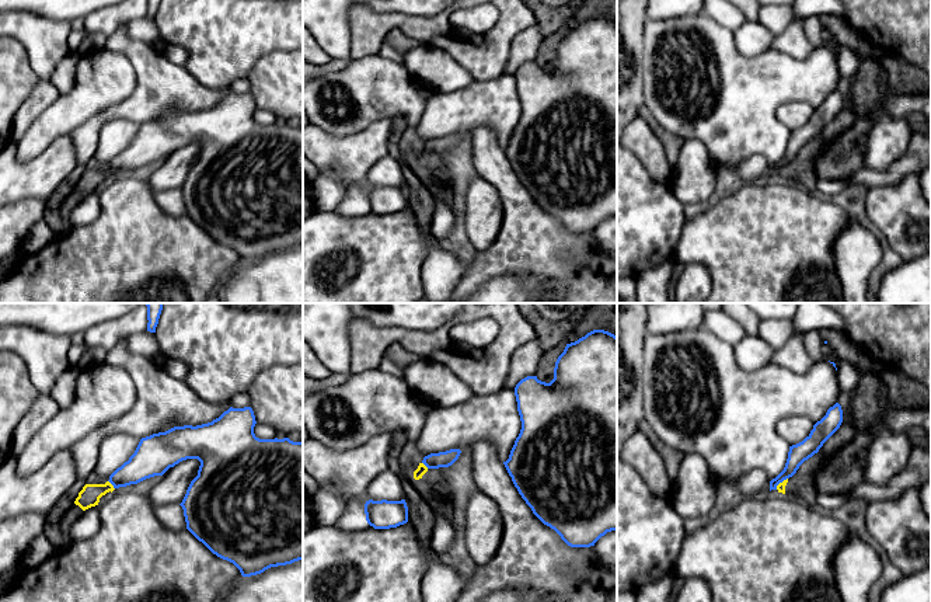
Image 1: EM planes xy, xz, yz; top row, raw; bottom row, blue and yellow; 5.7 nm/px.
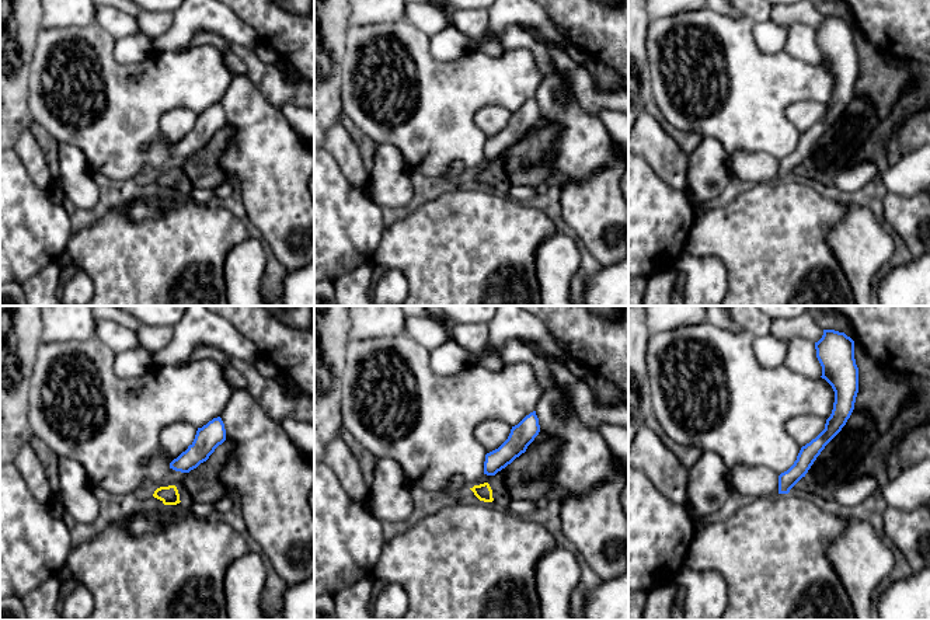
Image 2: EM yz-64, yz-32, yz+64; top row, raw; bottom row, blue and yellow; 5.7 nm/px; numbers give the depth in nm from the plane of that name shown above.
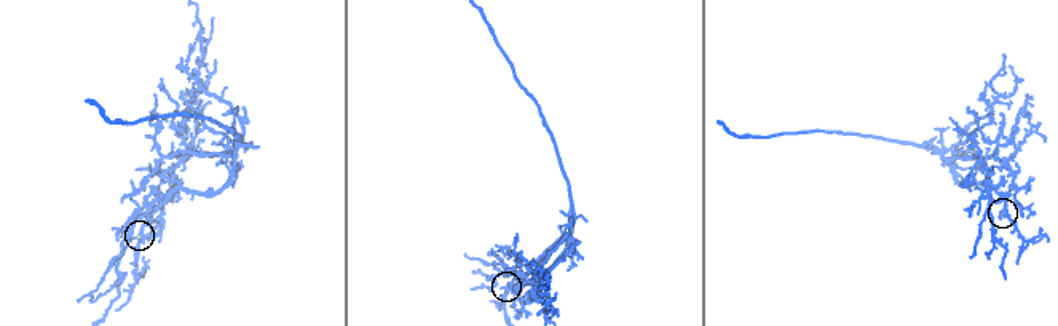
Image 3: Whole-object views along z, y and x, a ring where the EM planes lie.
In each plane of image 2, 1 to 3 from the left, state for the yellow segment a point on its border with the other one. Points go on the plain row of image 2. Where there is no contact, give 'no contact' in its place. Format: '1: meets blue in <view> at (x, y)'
1: no contact
2: no contact
3: no contact

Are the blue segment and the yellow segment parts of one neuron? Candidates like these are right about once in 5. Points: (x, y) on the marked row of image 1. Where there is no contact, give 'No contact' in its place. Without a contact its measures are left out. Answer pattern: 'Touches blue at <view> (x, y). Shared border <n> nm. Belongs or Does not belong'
Touches blue at xy (111, 483). Shared border 70 nm. Does not belong

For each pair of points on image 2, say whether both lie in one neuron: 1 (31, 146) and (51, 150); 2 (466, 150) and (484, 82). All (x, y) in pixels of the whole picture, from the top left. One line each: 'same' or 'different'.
1: different
2: same

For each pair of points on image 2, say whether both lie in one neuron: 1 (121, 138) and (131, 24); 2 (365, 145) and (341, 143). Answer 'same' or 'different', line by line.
1: different
2: different

